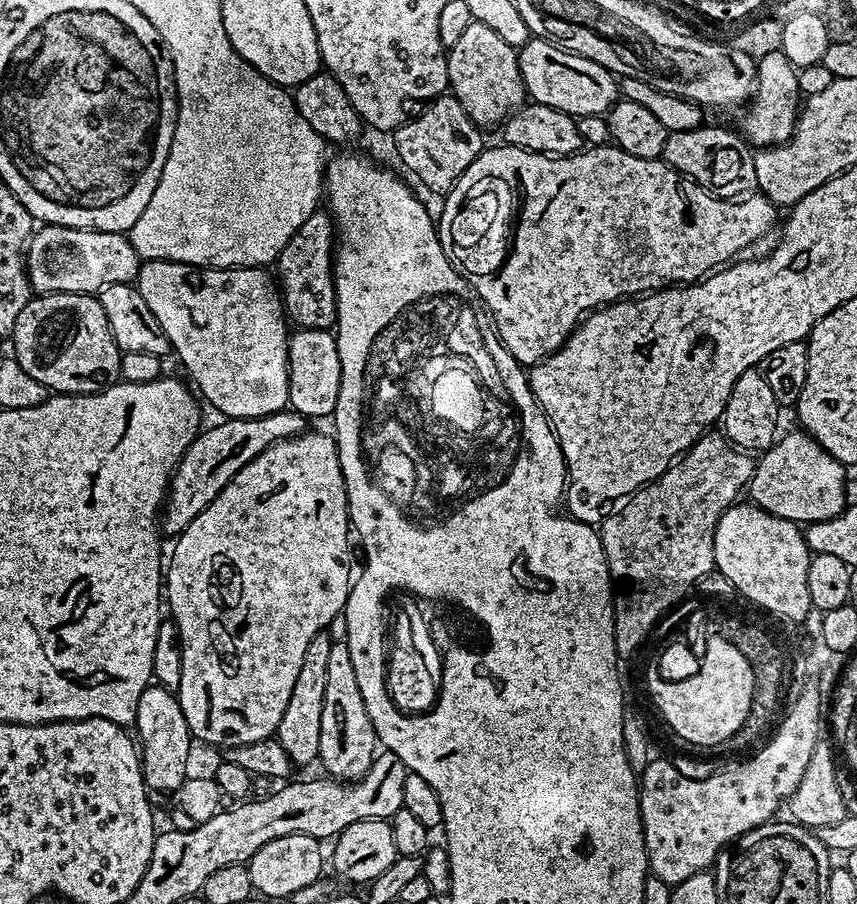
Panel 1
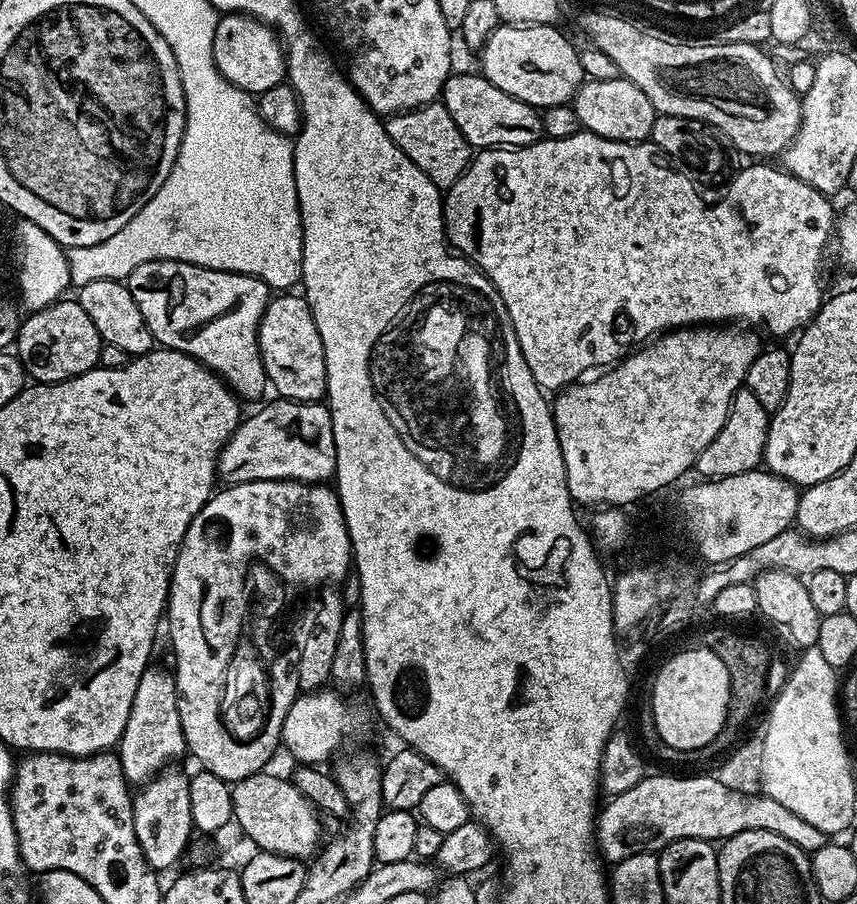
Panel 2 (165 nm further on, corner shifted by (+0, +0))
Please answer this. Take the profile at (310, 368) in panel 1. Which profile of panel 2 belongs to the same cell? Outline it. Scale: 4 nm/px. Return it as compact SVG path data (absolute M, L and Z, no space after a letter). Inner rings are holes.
M276 294L271 297L262 314L257 342L267 383L276 387L277 397L303 404L314 404L327 397L328 371L322 334L318 334L318 322L314 322L314 314L303 295Z

